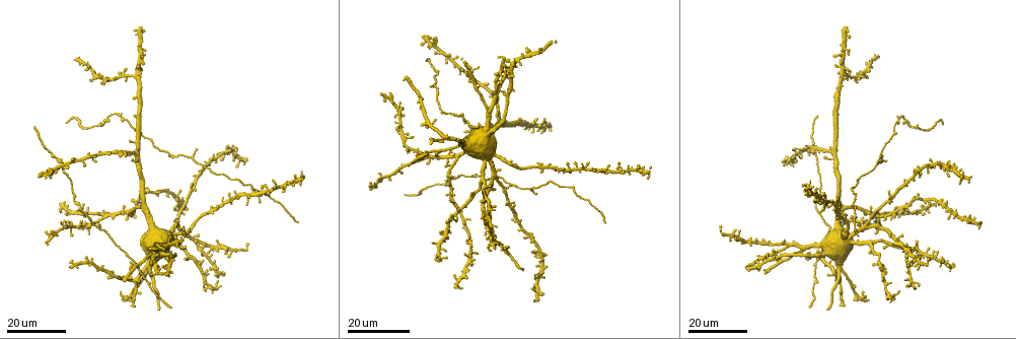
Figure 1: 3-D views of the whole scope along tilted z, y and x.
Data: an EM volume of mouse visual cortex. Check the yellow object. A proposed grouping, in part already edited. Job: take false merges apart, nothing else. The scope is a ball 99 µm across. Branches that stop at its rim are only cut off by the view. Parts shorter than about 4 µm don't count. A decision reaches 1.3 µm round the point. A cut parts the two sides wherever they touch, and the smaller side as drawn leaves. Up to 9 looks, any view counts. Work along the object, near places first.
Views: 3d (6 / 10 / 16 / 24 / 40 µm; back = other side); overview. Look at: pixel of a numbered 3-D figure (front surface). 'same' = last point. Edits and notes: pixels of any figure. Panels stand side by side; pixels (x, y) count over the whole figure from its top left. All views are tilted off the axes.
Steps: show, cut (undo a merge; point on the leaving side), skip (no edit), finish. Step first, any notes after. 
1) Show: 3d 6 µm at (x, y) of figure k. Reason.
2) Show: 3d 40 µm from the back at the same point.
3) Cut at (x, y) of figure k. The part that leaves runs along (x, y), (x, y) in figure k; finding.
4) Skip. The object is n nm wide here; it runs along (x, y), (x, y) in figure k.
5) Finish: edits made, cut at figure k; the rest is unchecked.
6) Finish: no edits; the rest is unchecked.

Show: 3d 16 µm at (570, 172) of figure 1. Branch point.

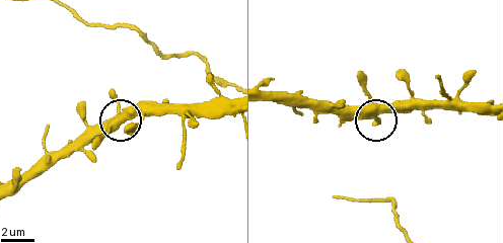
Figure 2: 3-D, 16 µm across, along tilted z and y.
Show: 3d 10 µm at (119, 112) of figure 2. Zoom in.

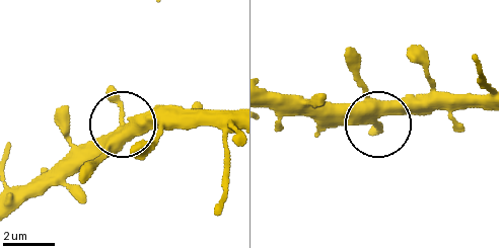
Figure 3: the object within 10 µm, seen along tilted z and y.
Show: 3d 6 µm at (120, 124) of figure 3. Zoom in.

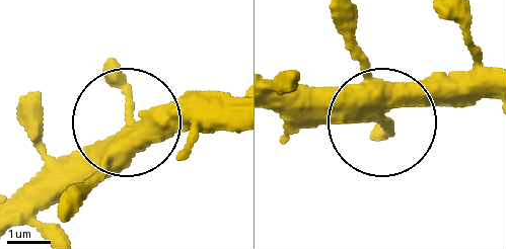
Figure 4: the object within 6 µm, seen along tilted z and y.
Skip. The object is 340 nm wide here; all the same cell.

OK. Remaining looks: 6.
Show: 3d 16 µm at (866, 213) of figure 1.

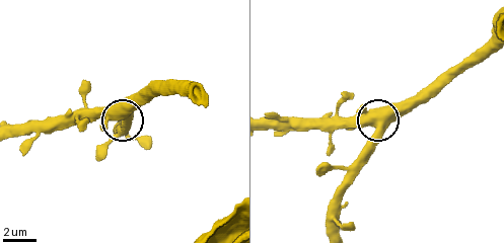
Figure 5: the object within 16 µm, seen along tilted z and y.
Show: 3d 6 µm at (378, 130) of figure 5.

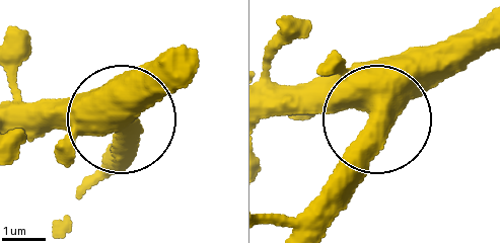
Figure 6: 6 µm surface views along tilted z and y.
Skip. One cell here.

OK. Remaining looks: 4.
Show: 3d 24 µm at (153, 145) of figure 1. Narrows sharply.

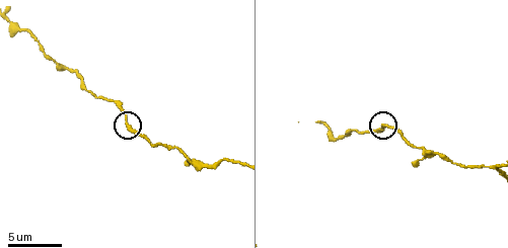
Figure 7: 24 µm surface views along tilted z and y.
Show: 3d 6 µm at (125, 117) of figure 7.

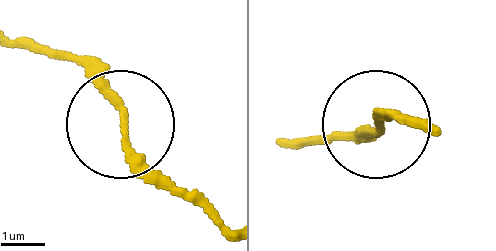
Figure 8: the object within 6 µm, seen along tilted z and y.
Skip. It runs along (222, 222), (136, 152), (70, 53) in figure 8; one cell here.

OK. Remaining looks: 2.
Show: 3d 16 µm at (187, 156) of figure 7.

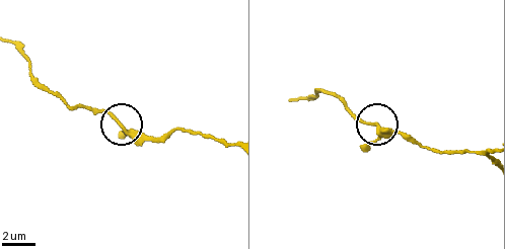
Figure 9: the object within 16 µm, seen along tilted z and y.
Show: 3d 6 µm at (121, 125) of figure 9.

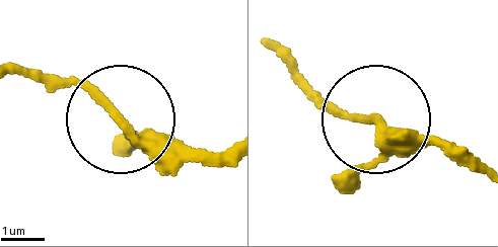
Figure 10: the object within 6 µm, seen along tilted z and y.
Skip. The object is 210 nm wide here; it runs along (222, 156), (145, 141), (37, 71) in figure 10; all the same cell.

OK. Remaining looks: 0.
Finish: no edits; the rest is unchecked.

